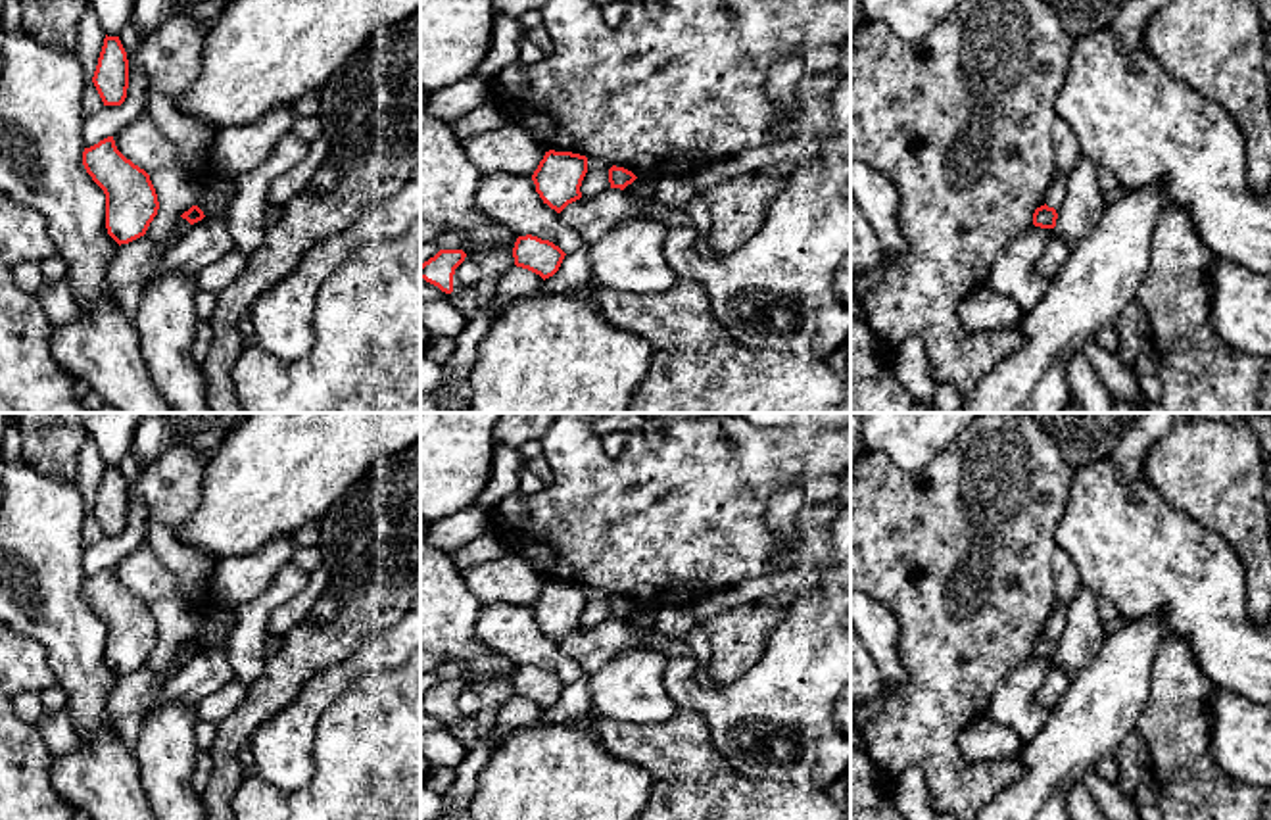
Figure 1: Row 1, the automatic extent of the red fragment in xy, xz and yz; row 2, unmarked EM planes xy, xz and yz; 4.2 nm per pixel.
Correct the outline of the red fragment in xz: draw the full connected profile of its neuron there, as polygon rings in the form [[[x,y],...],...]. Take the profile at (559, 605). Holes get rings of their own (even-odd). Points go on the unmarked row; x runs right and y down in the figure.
[[[545,582],[532,605],[536,622],[551,639],[561,643],[582,628],[580,616],[588,603],[588,588],[572,582]]]

